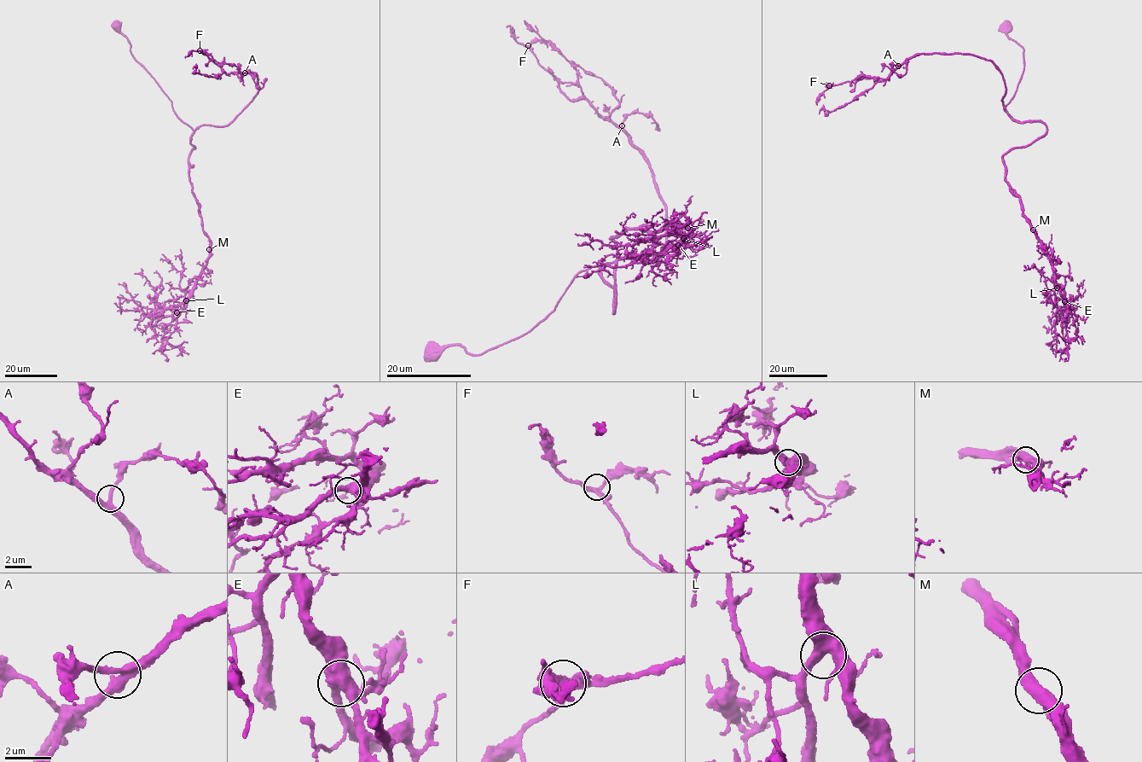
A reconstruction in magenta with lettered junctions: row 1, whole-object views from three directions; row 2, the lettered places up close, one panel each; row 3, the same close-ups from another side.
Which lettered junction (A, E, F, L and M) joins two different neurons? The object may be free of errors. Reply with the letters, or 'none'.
none

